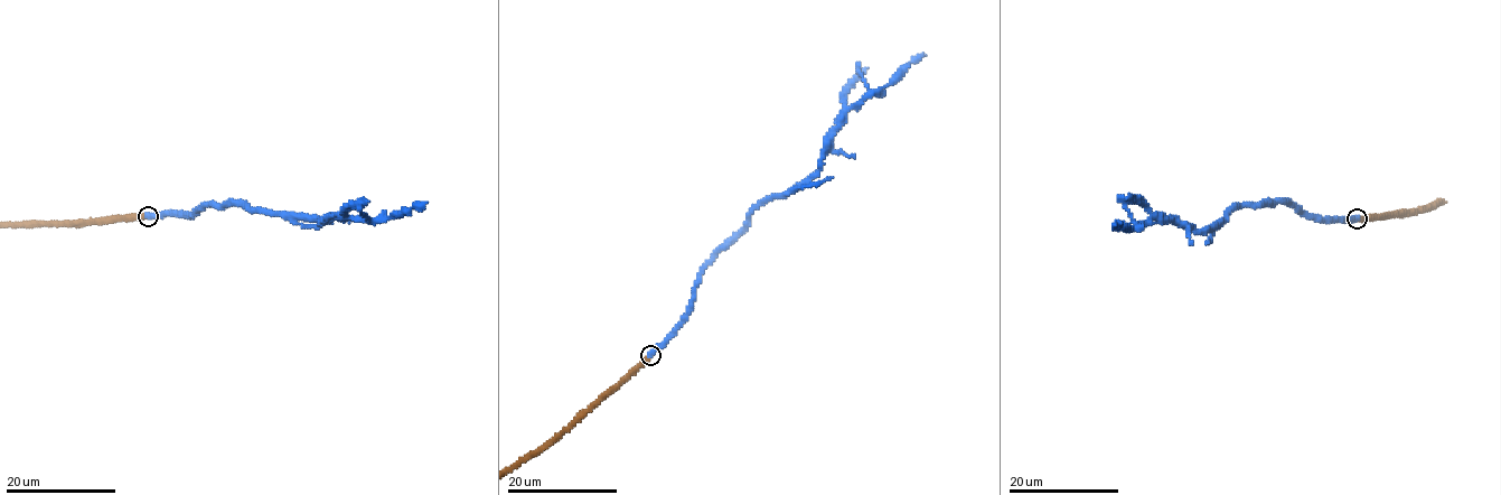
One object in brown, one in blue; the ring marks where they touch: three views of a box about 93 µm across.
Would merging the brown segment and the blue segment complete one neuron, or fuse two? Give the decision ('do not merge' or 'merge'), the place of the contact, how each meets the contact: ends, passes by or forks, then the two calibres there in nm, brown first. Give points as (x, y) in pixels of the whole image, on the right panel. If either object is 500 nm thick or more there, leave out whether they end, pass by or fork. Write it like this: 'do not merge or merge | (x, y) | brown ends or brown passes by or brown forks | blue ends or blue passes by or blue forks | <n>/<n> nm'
merge | (1357, 218) | 400/500 nm

